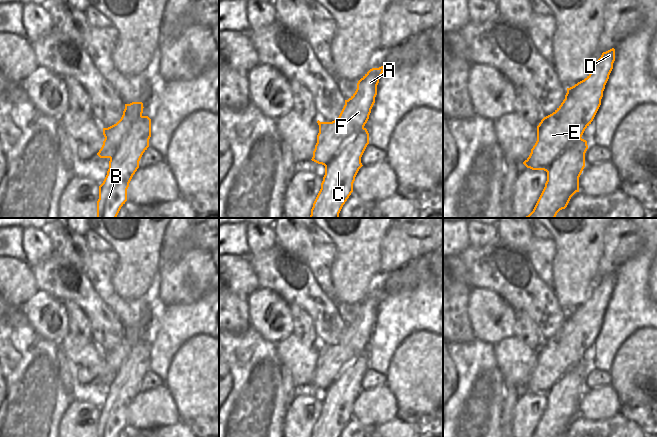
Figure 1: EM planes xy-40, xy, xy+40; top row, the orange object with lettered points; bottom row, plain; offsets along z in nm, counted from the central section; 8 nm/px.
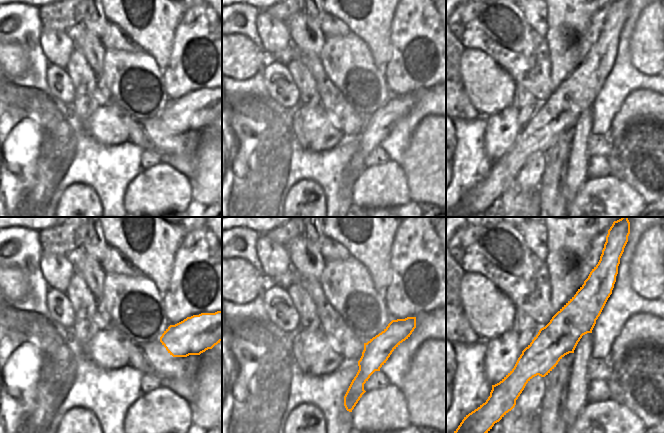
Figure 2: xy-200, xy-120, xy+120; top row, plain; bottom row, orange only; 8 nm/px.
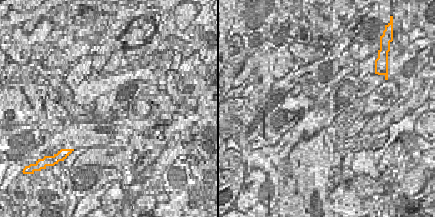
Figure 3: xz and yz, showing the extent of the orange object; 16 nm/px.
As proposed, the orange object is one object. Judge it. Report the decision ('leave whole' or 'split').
split

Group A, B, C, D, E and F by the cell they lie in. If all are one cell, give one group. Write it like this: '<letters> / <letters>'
A D E F / B C

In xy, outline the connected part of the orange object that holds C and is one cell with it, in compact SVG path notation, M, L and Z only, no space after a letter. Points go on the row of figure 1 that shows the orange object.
M366 128L357 132L325 166L321 189L309 218L339 218L339 213L353 192L353 183L363 166L361 157L369 144Z

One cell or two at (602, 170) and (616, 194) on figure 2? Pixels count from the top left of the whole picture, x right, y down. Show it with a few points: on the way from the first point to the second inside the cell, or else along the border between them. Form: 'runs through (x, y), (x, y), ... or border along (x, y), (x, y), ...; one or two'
border along (609, 174), (603, 177), (588, 179); two

